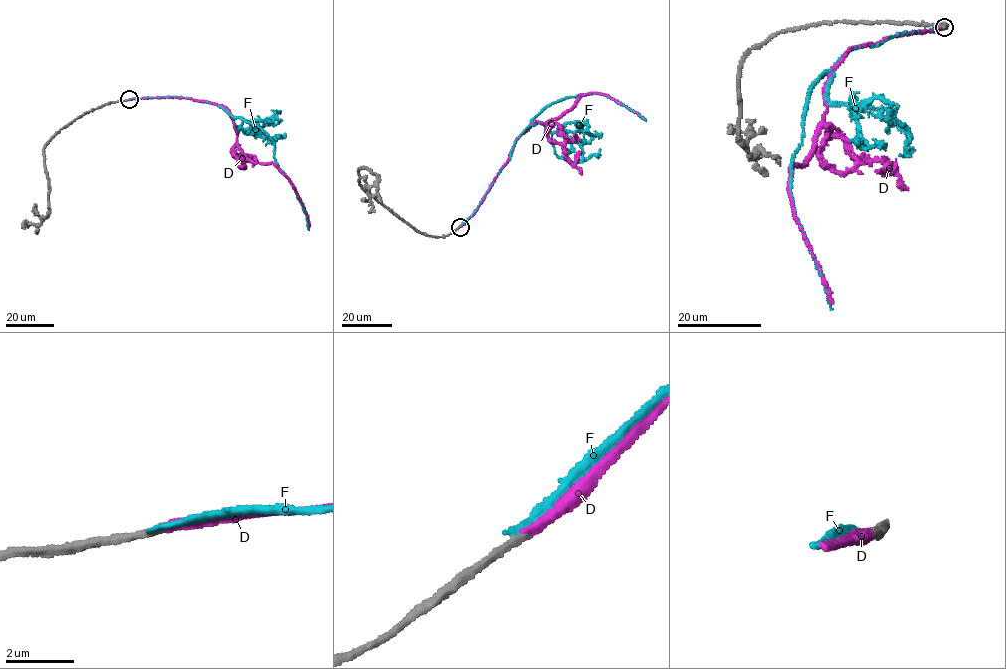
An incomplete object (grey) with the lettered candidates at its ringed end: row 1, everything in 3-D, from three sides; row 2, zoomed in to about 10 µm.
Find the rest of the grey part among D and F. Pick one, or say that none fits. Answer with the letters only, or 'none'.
D

